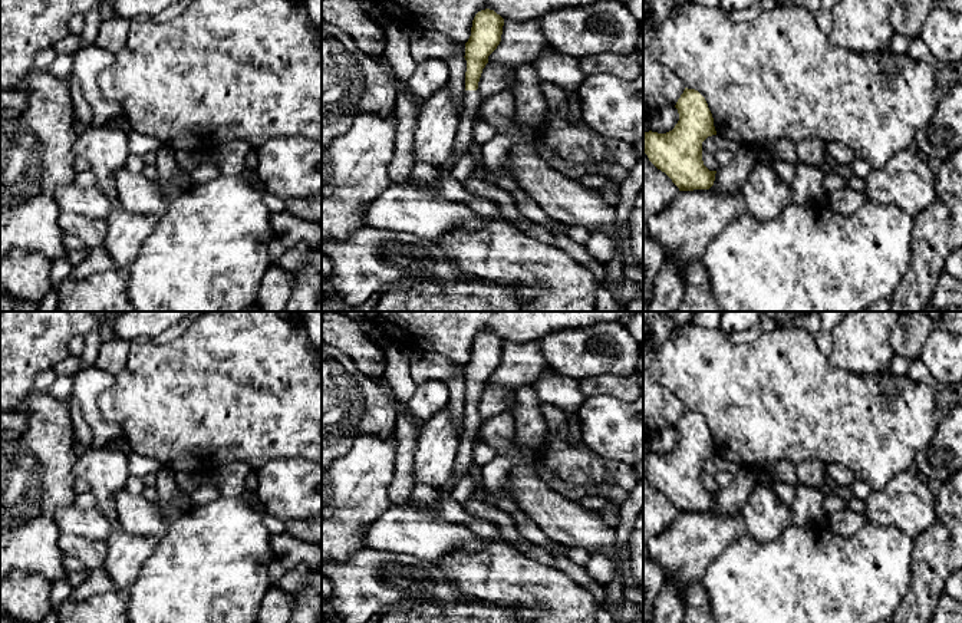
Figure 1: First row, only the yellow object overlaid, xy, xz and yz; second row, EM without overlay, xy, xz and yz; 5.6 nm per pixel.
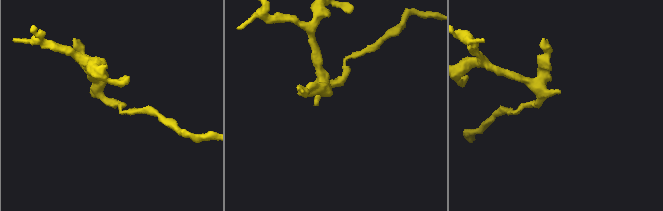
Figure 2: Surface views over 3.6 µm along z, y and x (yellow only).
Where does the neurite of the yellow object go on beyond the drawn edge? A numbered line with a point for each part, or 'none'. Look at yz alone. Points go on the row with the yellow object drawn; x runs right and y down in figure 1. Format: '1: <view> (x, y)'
none

